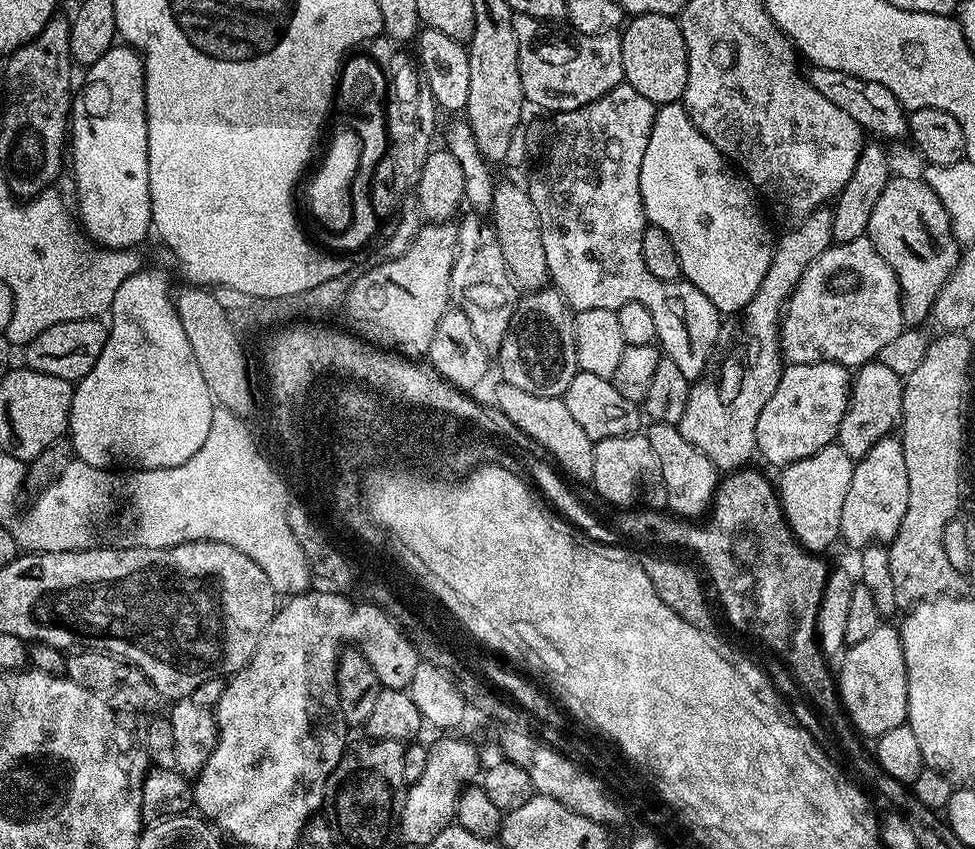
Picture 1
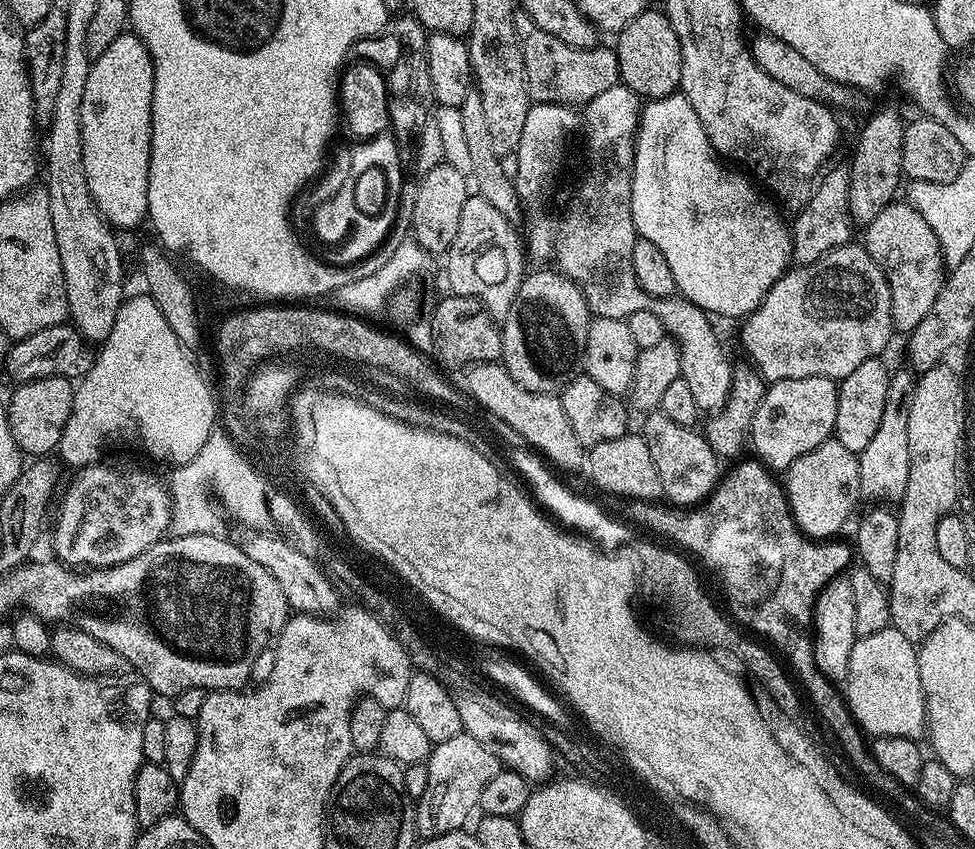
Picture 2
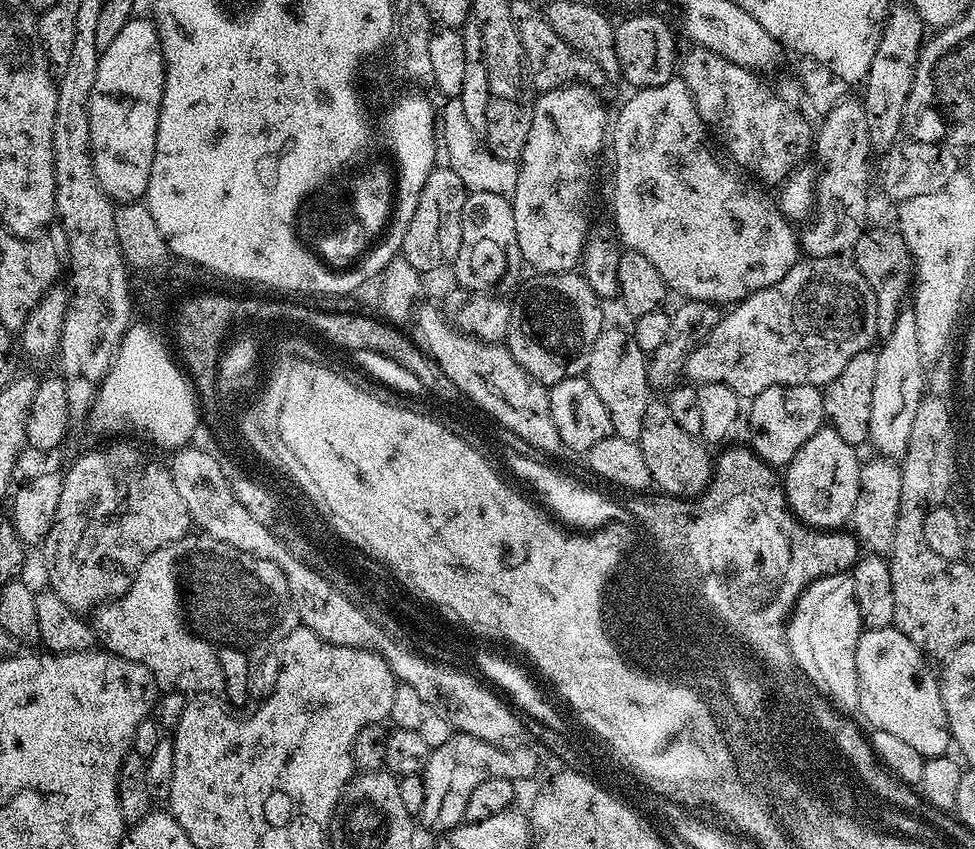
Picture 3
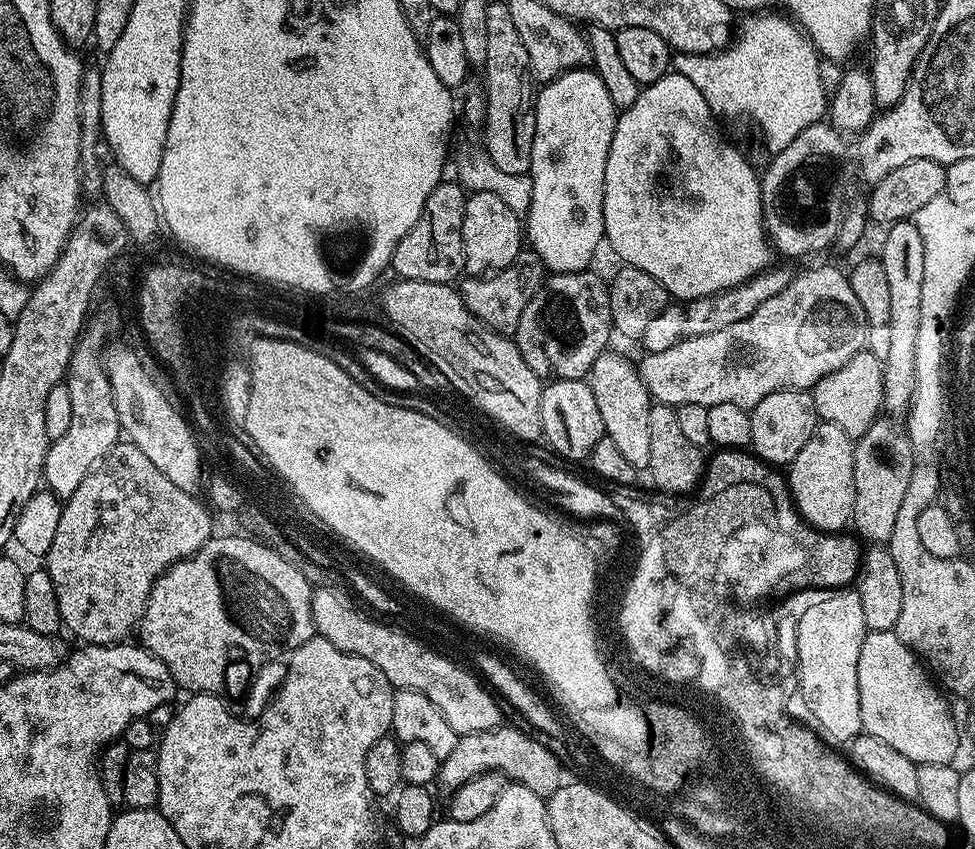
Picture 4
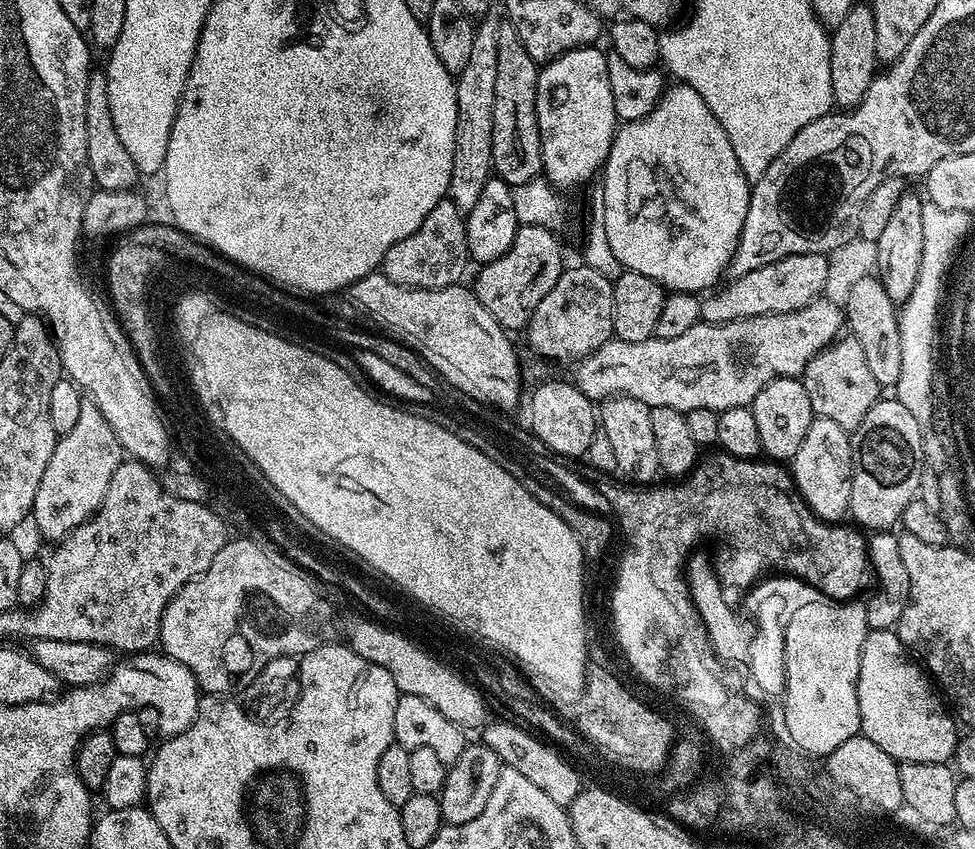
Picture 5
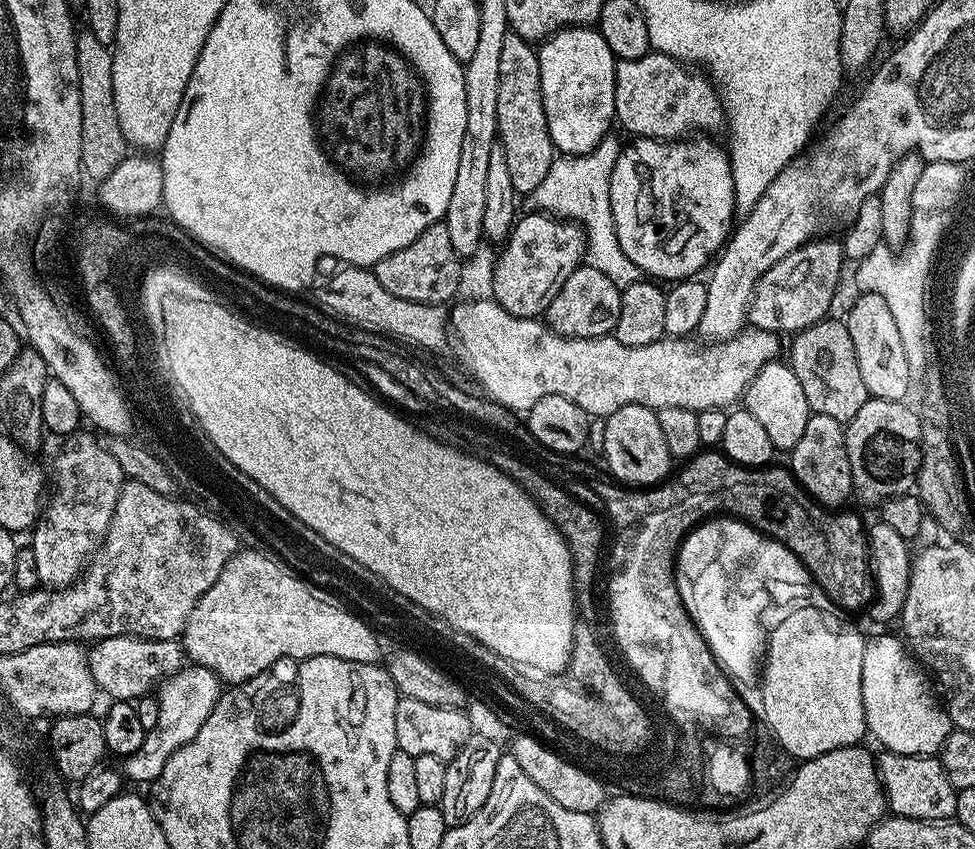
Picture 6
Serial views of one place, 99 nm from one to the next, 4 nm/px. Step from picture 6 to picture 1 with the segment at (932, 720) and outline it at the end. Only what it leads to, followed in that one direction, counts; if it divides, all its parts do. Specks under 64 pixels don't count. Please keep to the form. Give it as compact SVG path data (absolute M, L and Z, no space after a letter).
M882 626L874 630L874 634L862 638L862 642L851 645L842 659L840 670L838 668L840 702L855 731L861 737L875 738L886 734L886 730L894 730L894 726L905 724L908 719L908 675L899 631L895 627Z

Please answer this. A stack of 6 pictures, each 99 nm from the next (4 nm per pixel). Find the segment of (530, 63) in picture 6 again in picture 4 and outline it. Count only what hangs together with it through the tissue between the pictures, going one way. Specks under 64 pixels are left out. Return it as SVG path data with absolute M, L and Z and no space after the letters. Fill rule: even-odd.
M489 3L486 10L488 45L486 62L482 69L484 85L482 91L488 101L488 112L484 115L483 151L505 174L527 176L531 170L531 146L535 136L534 81L528 71L526 46L518 38L518 29L510 18L507 3ZM533 88L533 90L532 90Z

